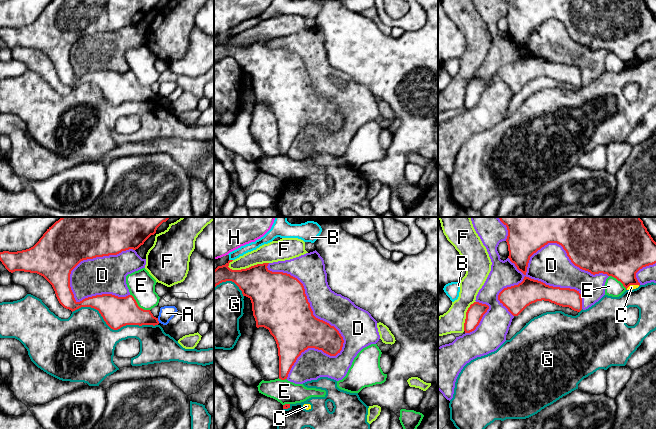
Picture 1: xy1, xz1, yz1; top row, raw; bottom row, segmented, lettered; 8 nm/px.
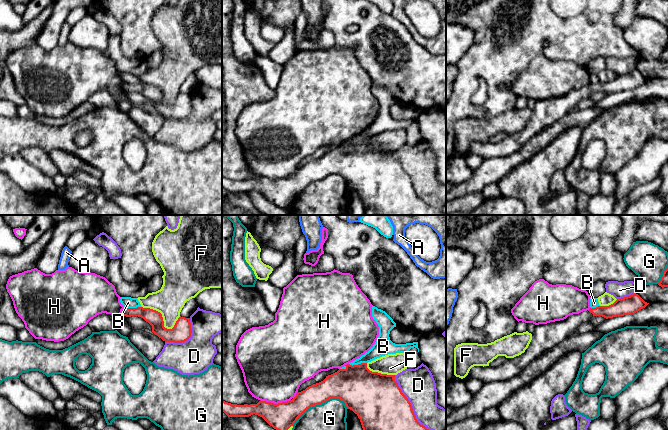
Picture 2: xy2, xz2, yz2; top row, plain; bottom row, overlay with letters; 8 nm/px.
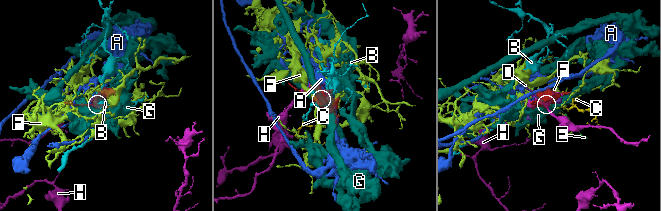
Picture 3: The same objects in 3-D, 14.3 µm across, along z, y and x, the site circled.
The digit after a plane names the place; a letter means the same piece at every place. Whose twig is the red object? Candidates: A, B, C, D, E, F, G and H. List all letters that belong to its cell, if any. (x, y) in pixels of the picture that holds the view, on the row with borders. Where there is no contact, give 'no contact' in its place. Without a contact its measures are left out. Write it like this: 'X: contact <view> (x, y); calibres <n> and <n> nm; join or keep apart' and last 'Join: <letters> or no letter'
A: contact xy1 (157, 320); calibres 200 and 120 nm; keep apart
B: contact xz2 (358, 364); calibres 360 and 150 nm; keep apart
C: contact yz1 (632, 284); calibres 380 and 50 nm; keep apart
D: contact yz1 (545, 244); calibres 480 and 300 nm; keep apart
E: contact xy1 (137, 305); calibres 240 and 220 nm; keep apart
F: contact xy2 (162, 320); calibres 160 and 240 nm; keep apart
G: contact xy1 (113, 329); calibres 240 and 460 nm; keep apart
H: contact xz2 (275, 404); calibres 220 and 460 nm; keep apart
Join: no letter

